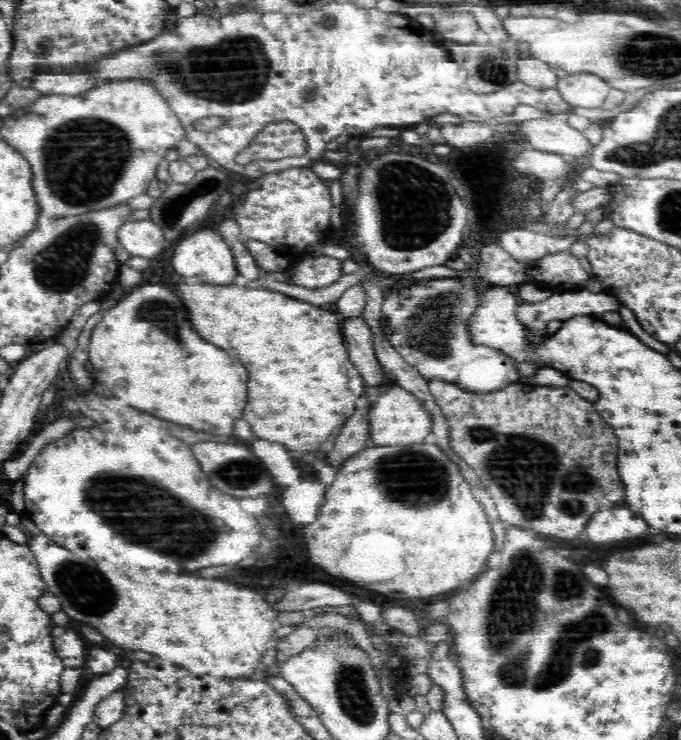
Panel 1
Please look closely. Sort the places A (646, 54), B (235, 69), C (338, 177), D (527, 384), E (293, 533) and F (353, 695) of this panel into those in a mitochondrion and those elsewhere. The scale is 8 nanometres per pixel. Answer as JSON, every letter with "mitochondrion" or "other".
{"A":"mitochondrion","B":"mitochondrion","C":"other","D":"other","E":"other","F":"mitochondrion"}

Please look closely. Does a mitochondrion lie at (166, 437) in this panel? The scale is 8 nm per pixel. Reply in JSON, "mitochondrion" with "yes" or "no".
{"mitochondrion":"no"}

